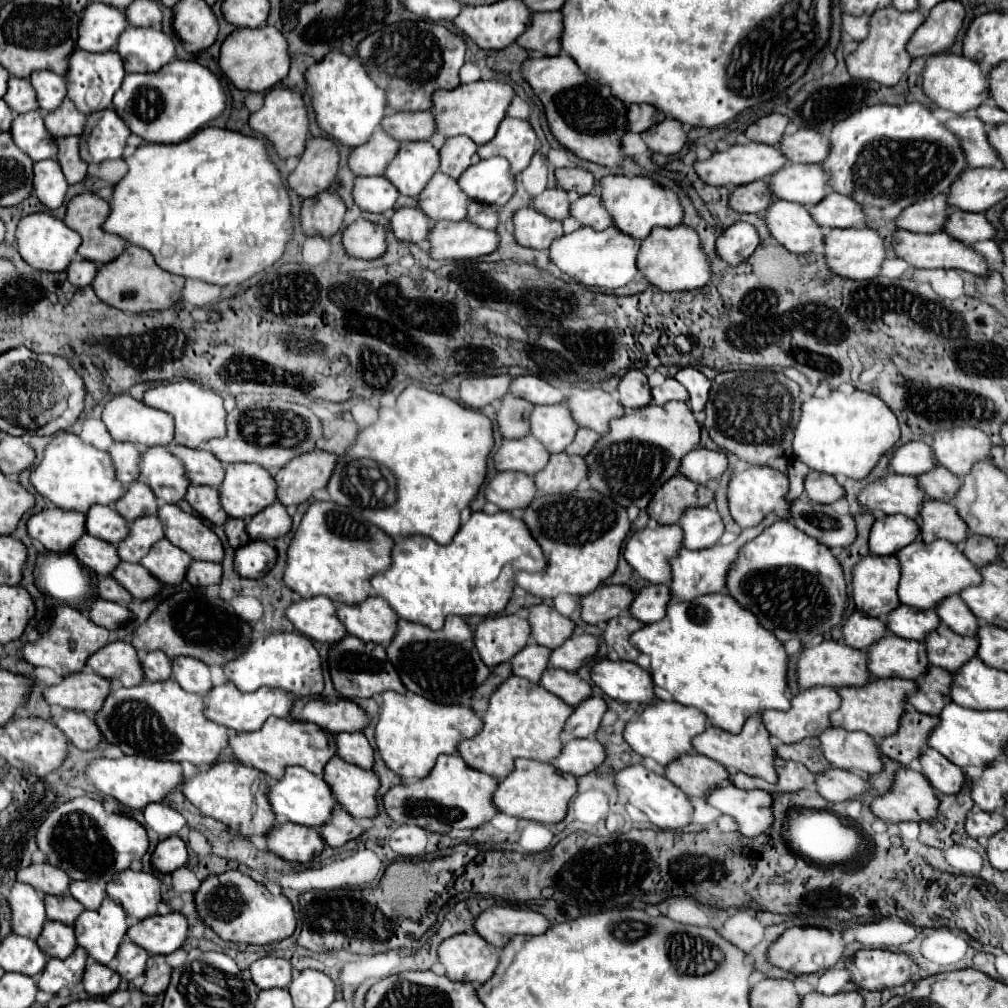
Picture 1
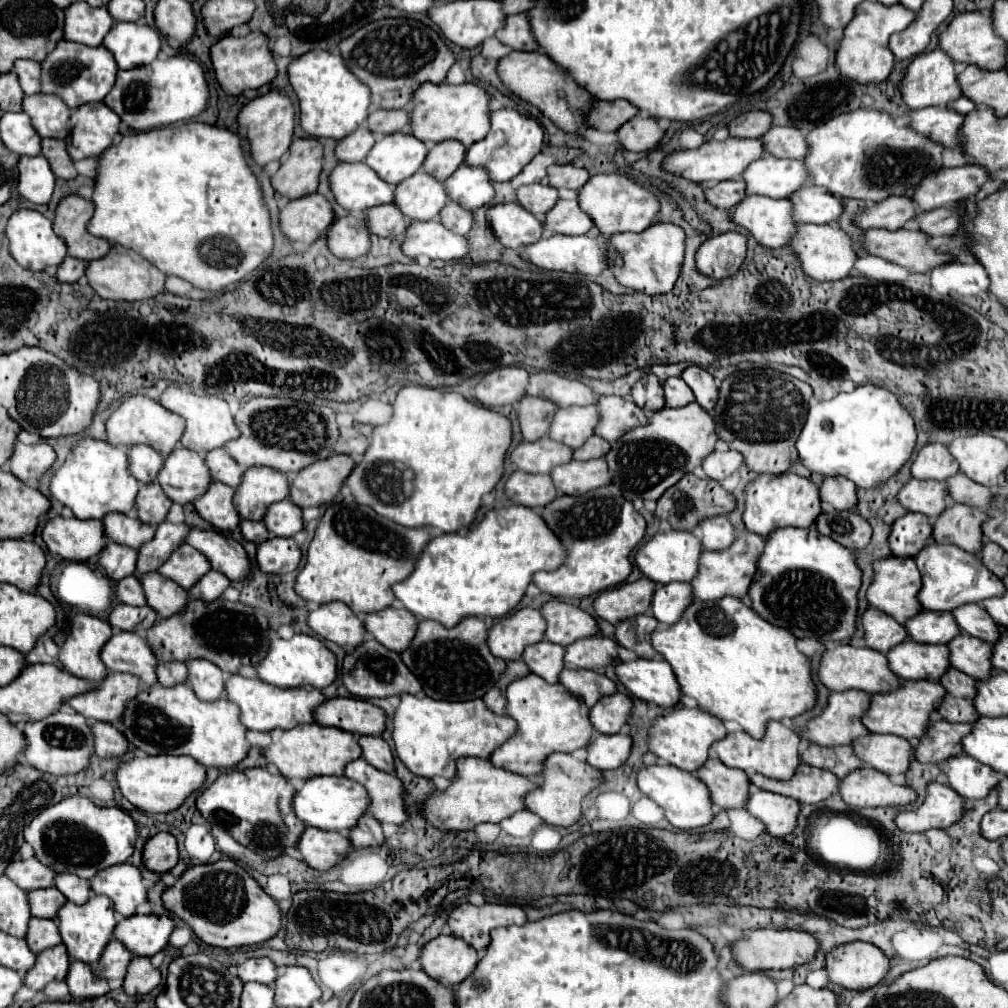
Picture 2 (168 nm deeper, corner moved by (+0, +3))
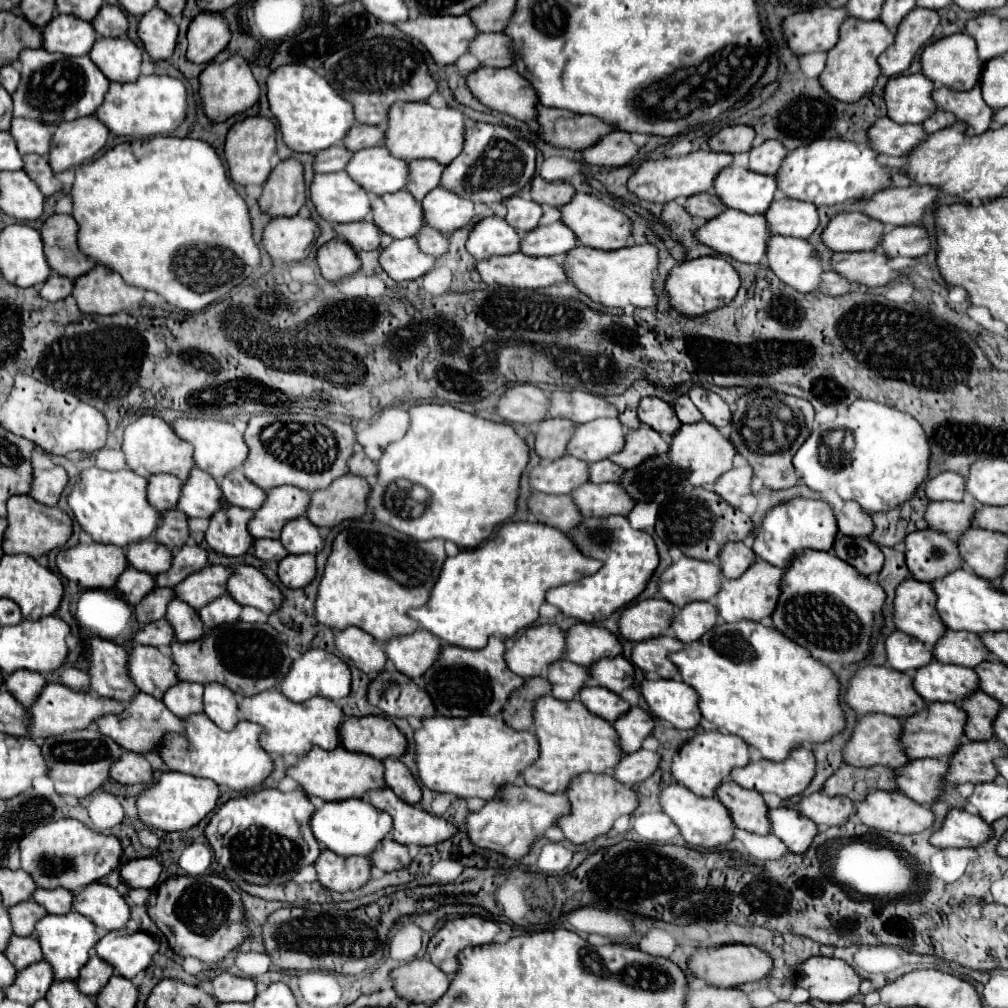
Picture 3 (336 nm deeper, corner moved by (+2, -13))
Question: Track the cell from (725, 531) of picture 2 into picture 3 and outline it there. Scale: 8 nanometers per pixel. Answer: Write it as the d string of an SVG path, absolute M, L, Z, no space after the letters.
M728 542L718 554L718 564L726 578L738 578L752 562L754 552L744 542Z

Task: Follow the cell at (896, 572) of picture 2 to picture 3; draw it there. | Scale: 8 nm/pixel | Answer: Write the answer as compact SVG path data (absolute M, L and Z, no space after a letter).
M906 578L898 584L892 602L894 626L904 634L914 636L922 644L934 646L946 630L934 604L936 596L928 582Z

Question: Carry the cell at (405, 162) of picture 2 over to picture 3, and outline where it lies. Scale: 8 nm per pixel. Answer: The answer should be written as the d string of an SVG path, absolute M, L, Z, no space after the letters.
M386 146L354 152L346 172L366 192L376 196L402 190L408 182L408 162L392 156Z

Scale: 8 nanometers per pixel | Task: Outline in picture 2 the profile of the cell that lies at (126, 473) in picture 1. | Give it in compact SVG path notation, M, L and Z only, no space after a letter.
M132 446L128 456L132 476L142 484L152 484L162 470L162 456L150 446Z

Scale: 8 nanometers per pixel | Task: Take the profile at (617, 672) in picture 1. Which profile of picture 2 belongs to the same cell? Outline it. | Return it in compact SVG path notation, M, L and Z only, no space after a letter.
M640 658L636 662L620 662L620 664L616 664L616 674L634 698L654 702L662 708L674 708L680 702L682 692L680 692L676 678L674 678L674 672L666 660L644 660L644 658Z

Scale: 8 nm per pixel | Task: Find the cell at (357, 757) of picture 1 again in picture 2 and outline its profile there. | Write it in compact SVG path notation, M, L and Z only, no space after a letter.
M360 736L358 740L362 752L364 752L364 760L370 762L372 766L376 766L382 772L394 774L394 754L388 746L388 742L380 736Z

